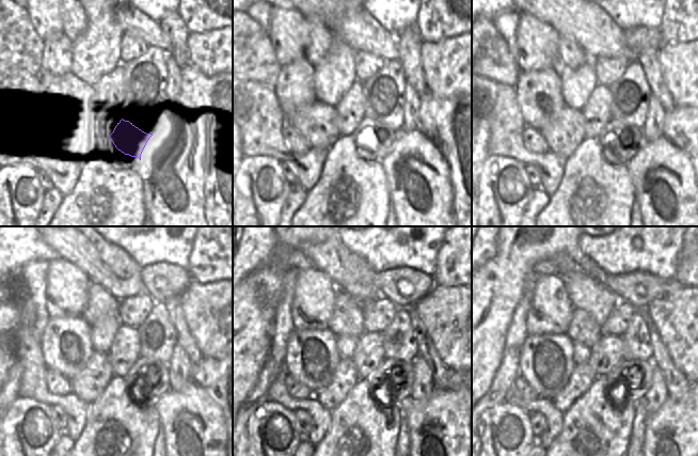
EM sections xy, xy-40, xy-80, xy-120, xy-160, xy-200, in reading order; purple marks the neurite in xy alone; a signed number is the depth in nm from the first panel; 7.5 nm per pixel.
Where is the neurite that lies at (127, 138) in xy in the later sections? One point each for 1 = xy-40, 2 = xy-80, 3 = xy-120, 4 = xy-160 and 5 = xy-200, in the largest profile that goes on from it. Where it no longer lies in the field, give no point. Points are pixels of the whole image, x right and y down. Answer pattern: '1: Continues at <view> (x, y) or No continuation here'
1: Continues at xy-40 (369, 136)
2: Continues at xy-80 (612, 138)
3: Continues at xy-120 (138, 386)
4: Continues at xy-160 (400, 374)
5: Continues at xy-200 (636, 378)

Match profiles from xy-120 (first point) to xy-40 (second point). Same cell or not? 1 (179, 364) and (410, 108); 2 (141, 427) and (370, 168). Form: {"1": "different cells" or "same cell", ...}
{"1": "same cell", "2": "same cell"}

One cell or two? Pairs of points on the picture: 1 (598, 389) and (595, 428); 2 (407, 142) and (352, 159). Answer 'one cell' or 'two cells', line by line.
1: one cell
2: two cells

